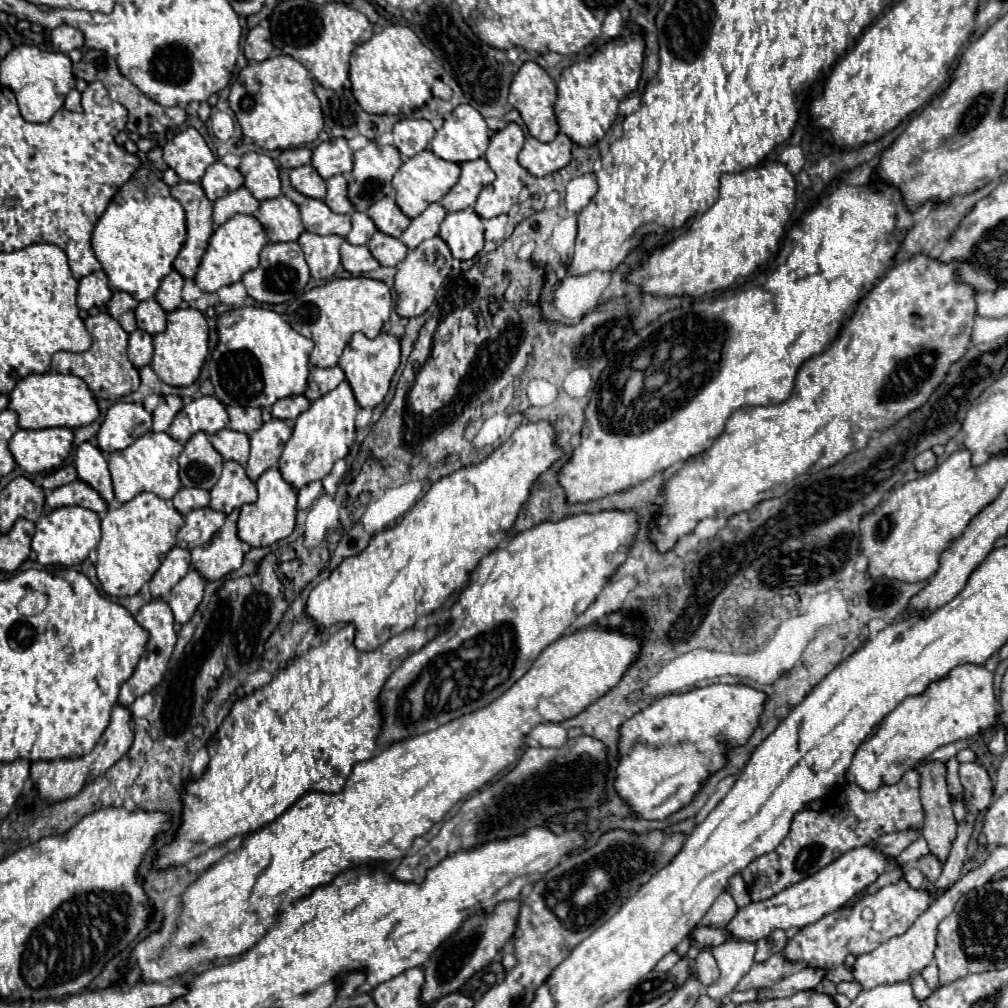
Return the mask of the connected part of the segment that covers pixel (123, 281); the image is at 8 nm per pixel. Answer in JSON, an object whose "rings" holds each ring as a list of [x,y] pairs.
{"rings":[[[138,168],[100,216],[92,232],[92,250],[108,276],[110,288],[128,292],[140,302],[156,294],[162,278],[172,270],[184,238],[184,208],[150,168]]]}

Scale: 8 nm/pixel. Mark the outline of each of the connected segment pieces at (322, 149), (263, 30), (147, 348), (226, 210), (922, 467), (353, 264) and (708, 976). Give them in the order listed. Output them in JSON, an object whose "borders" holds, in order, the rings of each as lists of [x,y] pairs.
{"borders":[[[[346,138],[324,140],[312,154],[312,166],[318,174],[328,180],[336,174],[352,172],[352,150]]],[[[254,26],[244,42],[244,56],[248,60],[256,60],[262,62],[270,56],[270,52],[274,50],[272,42],[270,42],[270,30],[266,26]]],[[[134,330],[128,338],[128,358],[136,368],[150,364],[152,360],[152,336],[144,330]]],[[[238,188],[236,192],[214,202],[214,222],[220,226],[236,214],[254,214],[260,208],[260,202],[250,194],[248,188]]],[[[924,450],[914,458],[914,466],[918,472],[930,472],[936,466],[936,454],[932,450]]],[[[344,242],[342,248],[340,248],[340,256],[342,256],[342,266],[354,276],[380,268],[378,260],[372,256],[368,246],[364,246],[364,244],[354,246],[350,242]]],[[[710,946],[700,948],[700,954],[696,956],[696,966],[698,966],[698,980],[700,980],[704,986],[716,982],[718,964],[716,964],[716,958],[712,956],[712,952],[710,952]]]]}

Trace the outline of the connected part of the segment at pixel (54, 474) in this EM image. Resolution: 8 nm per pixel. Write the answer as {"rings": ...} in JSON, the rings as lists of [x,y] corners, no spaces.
{"rings":[[[62,466],[62,468],[56,468],[56,470],[48,472],[48,474],[44,474],[42,480],[40,480],[40,486],[42,486],[44,490],[52,490],[52,488],[70,484],[72,480],[78,480],[76,468],[74,468],[74,466]]]}

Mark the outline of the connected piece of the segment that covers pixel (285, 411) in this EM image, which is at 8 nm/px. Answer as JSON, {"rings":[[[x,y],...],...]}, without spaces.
{"rings":[[[298,394],[298,396],[288,396],[288,398],[280,398],[274,406],[272,406],[272,416],[280,418],[280,420],[296,420],[300,412],[308,410],[310,402],[306,396]]]}

